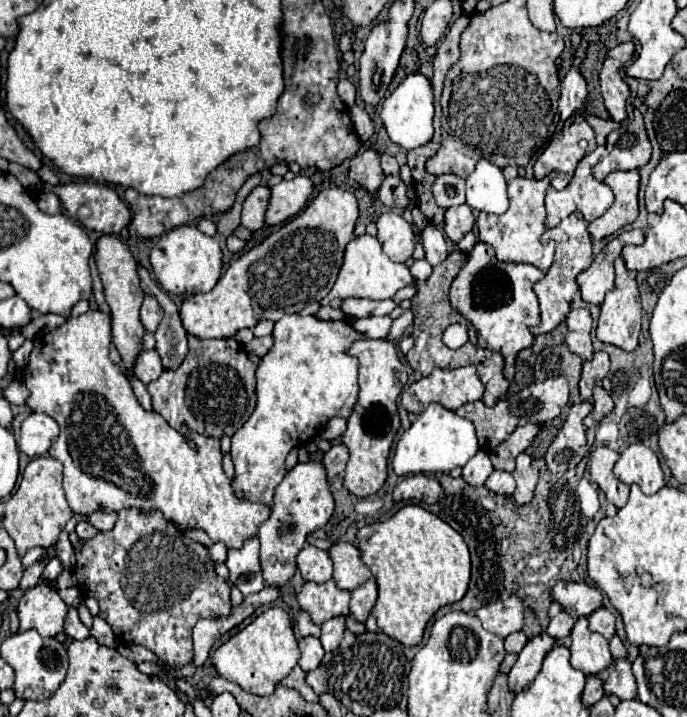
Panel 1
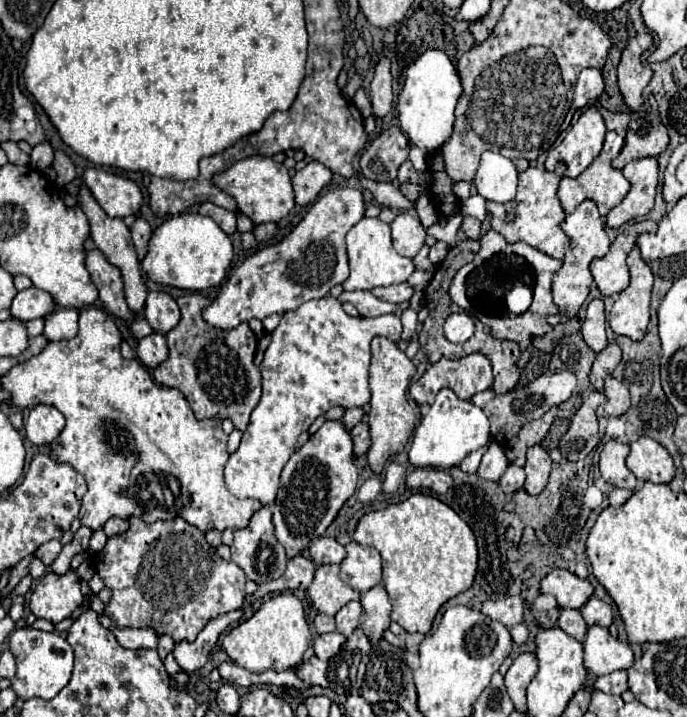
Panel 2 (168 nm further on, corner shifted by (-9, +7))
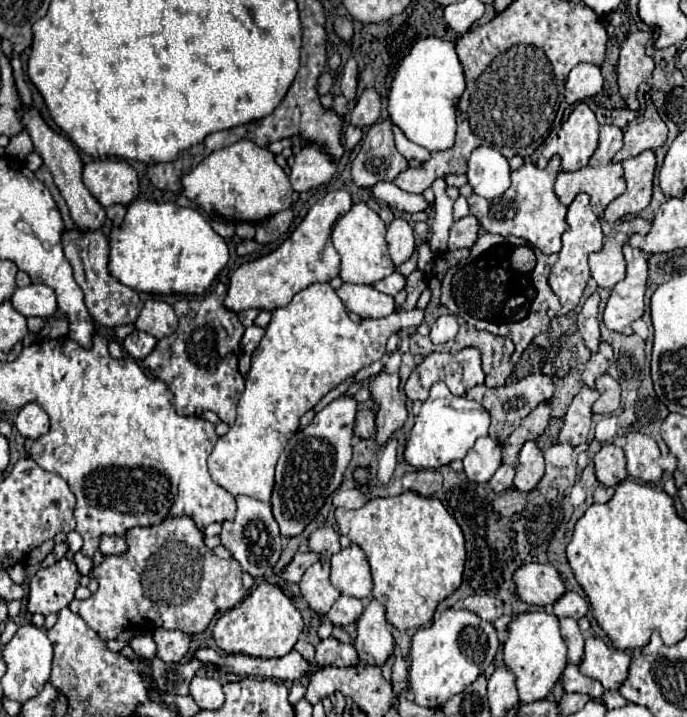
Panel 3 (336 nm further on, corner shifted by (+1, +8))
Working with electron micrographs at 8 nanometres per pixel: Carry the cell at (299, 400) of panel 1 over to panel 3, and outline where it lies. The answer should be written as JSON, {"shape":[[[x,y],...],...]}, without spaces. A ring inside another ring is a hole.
{"shape":[[[314,283],[308,289],[300,291],[286,307],[272,311],[272,321],[266,327],[266,335],[262,337],[258,349],[252,355],[252,367],[246,375],[246,389],[238,403],[238,417],[230,431],[218,439],[214,451],[208,457],[208,469],[212,481],[224,487],[234,497],[248,495],[258,501],[270,501],[270,493],[274,487],[274,467],[276,461],[288,443],[288,439],[296,433],[300,417],[310,411],[328,391],[338,387],[348,377],[354,377],[366,365],[382,359],[386,353],[386,341],[394,331],[406,327],[418,327],[424,315],[420,309],[400,309],[388,317],[380,319],[362,319],[360,323],[350,321],[346,307],[338,299],[336,291],[328,283]]]}

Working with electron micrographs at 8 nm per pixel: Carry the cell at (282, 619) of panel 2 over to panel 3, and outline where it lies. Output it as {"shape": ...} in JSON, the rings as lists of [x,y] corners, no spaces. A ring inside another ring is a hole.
{"shape":[[[262,583],[242,603],[222,615],[214,625],[214,641],[226,655],[248,655],[248,657],[284,657],[290,653],[304,629],[300,611],[294,607],[290,597],[280,587]]]}

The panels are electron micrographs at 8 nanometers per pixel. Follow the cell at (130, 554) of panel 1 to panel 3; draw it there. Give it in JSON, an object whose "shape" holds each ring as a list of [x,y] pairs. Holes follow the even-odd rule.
{"shape":[[[190,517],[166,519],[156,527],[132,527],[126,531],[128,551],[118,555],[104,555],[102,563],[94,567],[92,577],[100,583],[98,591],[86,599],[74,599],[70,611],[80,615],[102,639],[116,639],[124,629],[154,631],[158,627],[178,629],[182,633],[194,635],[202,633],[208,623],[218,615],[236,607],[244,597],[242,569],[236,559],[220,559],[212,549],[204,545],[204,533],[196,529]]]}

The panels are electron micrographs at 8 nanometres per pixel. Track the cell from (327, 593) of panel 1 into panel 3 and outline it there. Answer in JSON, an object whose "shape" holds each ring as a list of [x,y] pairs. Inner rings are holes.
{"shape":[[[316,561],[310,569],[306,569],[302,581],[300,581],[300,593],[308,601],[310,609],[326,615],[332,607],[332,603],[340,597],[340,591],[330,583],[330,563],[328,561]]]}

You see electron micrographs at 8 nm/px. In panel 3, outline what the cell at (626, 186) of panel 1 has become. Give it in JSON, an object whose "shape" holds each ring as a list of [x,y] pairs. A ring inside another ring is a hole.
{"shape":[[[644,151],[638,157],[622,161],[626,173],[626,193],[616,197],[604,211],[608,223],[616,223],[628,215],[638,215],[652,199],[652,179],[656,169],[656,157],[652,151]]]}

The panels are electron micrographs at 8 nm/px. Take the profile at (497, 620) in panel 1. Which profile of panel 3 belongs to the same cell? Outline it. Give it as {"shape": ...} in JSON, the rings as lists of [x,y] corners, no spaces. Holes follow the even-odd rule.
{"shape":[[[472,595],[464,599],[464,607],[472,613],[476,613],[478,617],[482,617],[484,621],[494,623],[500,615],[502,615],[502,599],[498,597],[488,597],[488,595]]]}

